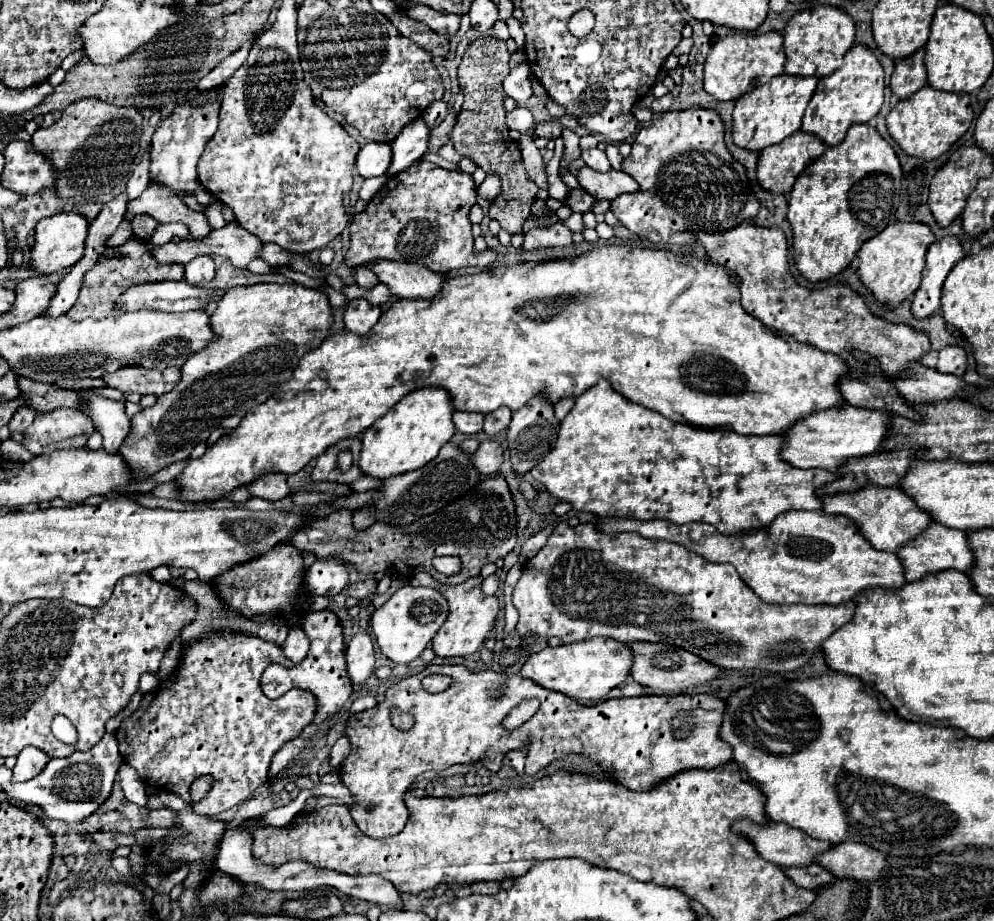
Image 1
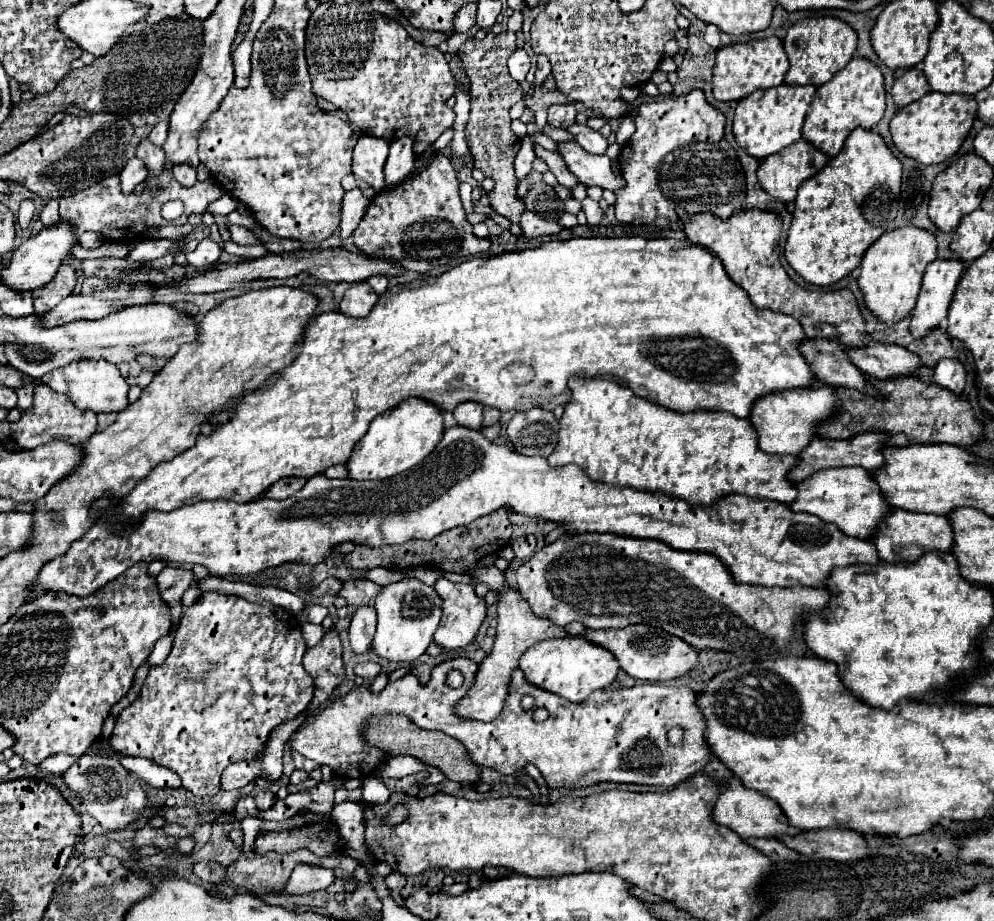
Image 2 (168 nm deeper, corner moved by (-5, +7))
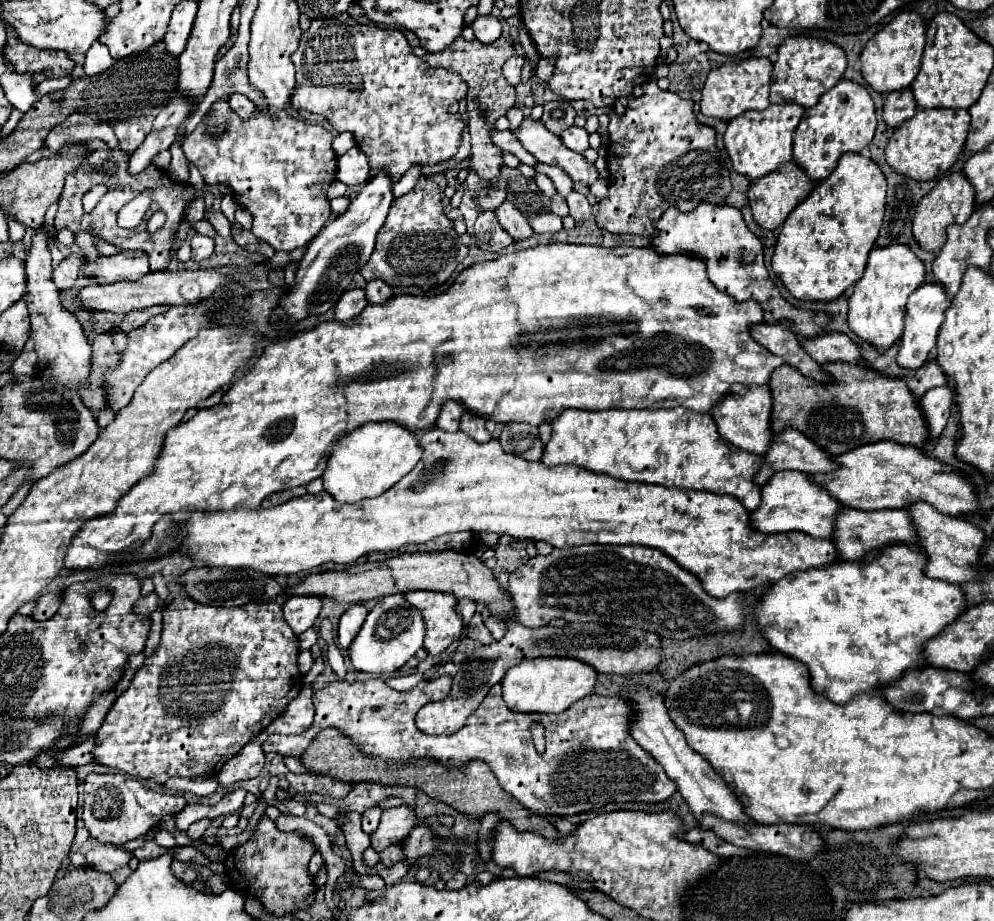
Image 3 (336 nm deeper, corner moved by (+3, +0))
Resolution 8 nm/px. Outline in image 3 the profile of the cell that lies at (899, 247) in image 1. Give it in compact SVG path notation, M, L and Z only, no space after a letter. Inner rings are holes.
M874 247L868 257L864 277L854 285L850 295L848 325L866 343L874 345L878 353L884 353L902 337L904 327L904 307L908 295L924 283L924 263L912 253L910 247Z

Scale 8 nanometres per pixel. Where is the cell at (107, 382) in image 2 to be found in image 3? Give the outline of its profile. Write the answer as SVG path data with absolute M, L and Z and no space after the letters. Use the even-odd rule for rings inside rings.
M42 225L34 237L32 247L28 251L28 257L24 261L26 265L26 293L24 301L32 319L32 333L30 339L24 345L24 351L38 353L40 371L44 381L60 383L72 391L78 391L80 383L88 383L90 377L90 343L82 331L82 325L78 319L66 311L58 299L58 287L52 281L52 257L48 251L48 241L52 239L52 233L46 225Z

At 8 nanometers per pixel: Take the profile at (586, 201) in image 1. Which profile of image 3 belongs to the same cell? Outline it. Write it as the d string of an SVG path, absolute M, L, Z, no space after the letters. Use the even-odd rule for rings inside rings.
M492 129L492 143L498 145L502 151L514 153L520 159L520 163L526 163L530 167L536 165L536 159L528 151L524 151L524 147L520 147L520 141L512 135L512 131L496 131L496 129Z

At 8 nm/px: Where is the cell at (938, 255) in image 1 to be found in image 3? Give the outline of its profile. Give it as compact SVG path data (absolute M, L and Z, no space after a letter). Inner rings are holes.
M924 283L908 297L906 315L904 315L904 335L900 339L900 349L896 355L896 361L900 367L914 371L930 361L932 349L936 347L936 335L948 305L950 305L950 297L938 283Z

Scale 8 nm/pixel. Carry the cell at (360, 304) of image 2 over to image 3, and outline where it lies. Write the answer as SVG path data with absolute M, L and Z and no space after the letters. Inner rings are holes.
M348 289L340 301L336 303L334 311L336 311L336 319L338 321L348 321L354 319L356 315L360 315L360 311L368 305L364 289Z

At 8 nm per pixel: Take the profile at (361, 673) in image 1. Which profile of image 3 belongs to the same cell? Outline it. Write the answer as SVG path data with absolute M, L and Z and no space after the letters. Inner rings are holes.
M352 605L344 611L344 615L340 617L340 623L338 623L338 643L340 643L342 649L350 647L352 639L360 631L366 615L368 615L366 605Z

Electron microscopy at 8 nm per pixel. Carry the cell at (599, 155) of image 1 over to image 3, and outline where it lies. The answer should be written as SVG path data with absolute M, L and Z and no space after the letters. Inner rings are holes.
M572 125L570 129L560 133L560 139L564 141L564 145L576 153L584 153L588 149L588 131L580 129L576 125Z

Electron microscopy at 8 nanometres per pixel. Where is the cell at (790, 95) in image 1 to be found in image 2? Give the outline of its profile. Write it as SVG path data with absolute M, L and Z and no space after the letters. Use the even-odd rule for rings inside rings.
M780 84L766 90L756 90L750 96L738 100L736 114L734 114L734 136L740 148L744 148L750 156L764 160L770 154L780 152L782 148L790 146L802 136L804 116L810 108L812 96L816 86L794 86L794 84Z

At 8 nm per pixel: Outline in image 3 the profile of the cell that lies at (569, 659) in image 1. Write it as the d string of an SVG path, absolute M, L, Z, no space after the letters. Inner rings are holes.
M540 657L526 659L520 665L512 667L502 679L504 703L514 713L562 713L574 701L586 697L594 691L596 671L578 659L558 659L558 657Z

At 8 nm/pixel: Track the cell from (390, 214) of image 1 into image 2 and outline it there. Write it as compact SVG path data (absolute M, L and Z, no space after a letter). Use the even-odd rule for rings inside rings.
M442 152L424 170L376 194L352 238L360 252L398 260L406 270L416 272L454 266L468 256L490 250L490 240L474 236L472 224L466 220L460 200L460 180Z

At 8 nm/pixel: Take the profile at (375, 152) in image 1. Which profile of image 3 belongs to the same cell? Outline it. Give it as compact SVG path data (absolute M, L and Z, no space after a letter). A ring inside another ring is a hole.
M352 147L346 155L338 157L338 169L336 169L336 179L342 181L344 185L360 185L370 179L370 165L366 155L358 149Z

